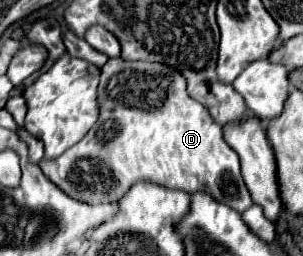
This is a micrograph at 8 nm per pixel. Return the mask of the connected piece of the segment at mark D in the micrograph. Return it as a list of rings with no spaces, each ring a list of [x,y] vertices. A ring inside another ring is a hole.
[[[65,32],[63,42],[67,52],[73,58],[87,60],[97,68],[101,68],[101,82],[97,92],[97,102],[101,110],[99,110],[97,122],[81,142],[77,142],[73,148],[61,154],[57,160],[43,158],[39,162],[39,168],[53,184],[57,184],[65,194],[87,204],[117,202],[137,180],[149,180],[165,188],[183,190],[189,194],[199,190],[209,192],[215,200],[225,202],[239,214],[253,204],[243,184],[243,178],[239,174],[237,152],[223,142],[221,126],[207,114],[205,106],[201,106],[187,94],[187,84],[185,84],[185,78],[179,74],[179,70],[173,70],[171,66],[151,64],[151,62],[127,62],[123,58],[107,60],[97,50],[93,50],[85,40],[77,40],[77,36],[69,32]]]

